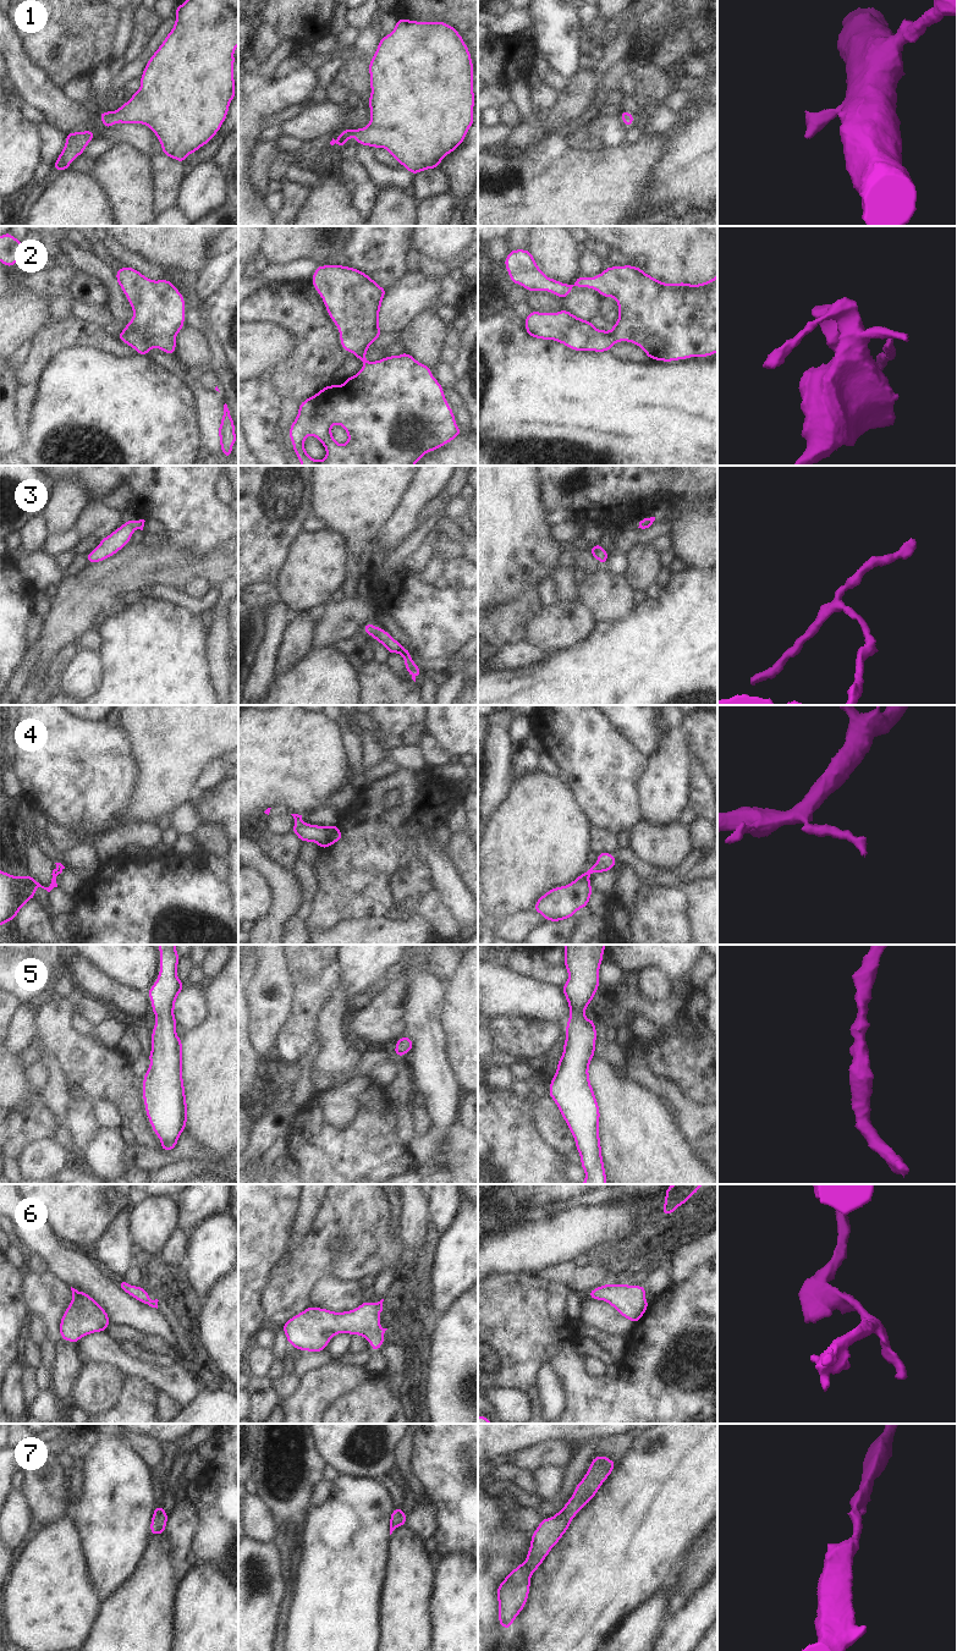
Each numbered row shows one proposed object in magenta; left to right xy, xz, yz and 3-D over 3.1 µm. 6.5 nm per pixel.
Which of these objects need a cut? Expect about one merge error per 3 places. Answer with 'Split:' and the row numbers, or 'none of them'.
Split: none of them

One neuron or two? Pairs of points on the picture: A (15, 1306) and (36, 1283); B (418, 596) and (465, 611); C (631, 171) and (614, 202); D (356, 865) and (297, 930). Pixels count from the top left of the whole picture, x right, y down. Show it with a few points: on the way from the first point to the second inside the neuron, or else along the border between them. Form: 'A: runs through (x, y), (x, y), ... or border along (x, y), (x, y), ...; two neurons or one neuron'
A: border along (25, 1271), (22, 1289), (23, 1300), (28, 1310); two neurons
B: runs through (429, 607), (433, 611), (454, 611); one neuron
C: runs through (623, 179), (614, 188), (614, 194); one neuron
D: border along (304, 923), (309, 931); two neurons

